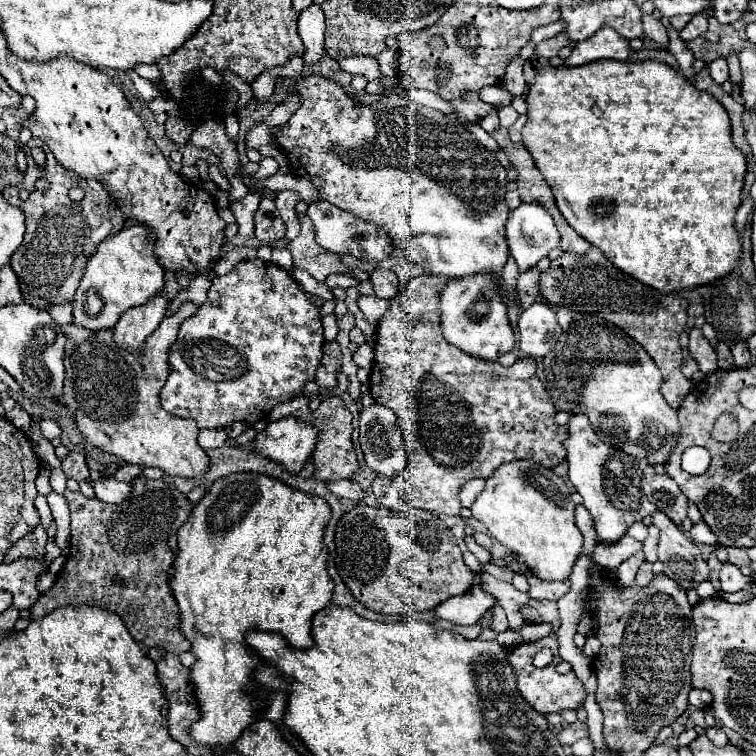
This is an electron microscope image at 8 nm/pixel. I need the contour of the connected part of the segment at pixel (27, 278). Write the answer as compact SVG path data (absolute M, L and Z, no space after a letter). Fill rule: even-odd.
M32 138L24 146L24 152L28 158L24 182L22 185L8 187L2 192L2 196L8 204L18 206L26 214L24 242L18 248L18 254L14 254L10 266L20 280L24 302L28 302L30 306L34 306L38 310L48 310L50 306L74 300L74 292L82 280L82 274L84 274L84 268L86 268L90 256L94 254L94 250L98 248L98 244L102 240L106 240L110 234L116 234L122 230L126 218L118 210L118 206L114 206L112 198L108 196L104 186L100 186L98 180L94 180L94 178L86 180L86 178L78 176L76 172L60 166L60 162L54 158L52 150L40 138ZM32 146L38 146L44 150L44 154L46 154L44 168L34 162L34 158L30 154ZM44 172L46 172L46 180L50 182L50 190L38 192L34 188L34 180L44 176ZM72 186L78 186L86 192L86 196L80 202L72 202L68 198L68 190ZM21 187L30 192L26 201L20 199Z

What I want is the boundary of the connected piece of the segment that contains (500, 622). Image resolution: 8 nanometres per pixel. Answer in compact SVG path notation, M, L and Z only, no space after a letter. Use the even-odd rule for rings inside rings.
M498 603L494 606L494 630L496 630L496 632L504 632L504 630L508 630L506 614L504 610L502 610L502 606Z

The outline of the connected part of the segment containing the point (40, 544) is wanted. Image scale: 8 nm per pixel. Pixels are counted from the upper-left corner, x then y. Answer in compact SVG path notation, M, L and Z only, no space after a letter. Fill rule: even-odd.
M36 526L30 534L26 534L24 538L20 538L4 556L4 562L14 562L18 558L38 558L40 554L44 554L44 546L46 546L48 538L46 538L46 530L42 526Z

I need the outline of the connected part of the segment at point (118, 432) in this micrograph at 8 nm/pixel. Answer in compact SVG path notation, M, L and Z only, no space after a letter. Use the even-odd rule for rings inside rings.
M184 302L180 310L168 318L164 318L158 326L158 330L150 336L150 342L146 342L146 354L138 358L138 354L130 354L116 346L112 340L112 330L100 330L92 332L82 326L62 326L62 330L68 334L66 344L66 378L64 378L64 394L60 398L62 404L74 410L74 418L78 424L78 430L86 436L90 444L96 448L118 456L126 464L138 464L138 466L158 466L168 476L182 476L182 478L194 478L198 474L206 474L210 470L210 458L206 452L198 446L198 424L190 418L176 418L162 410L160 404L160 388L164 386L168 374L170 374L170 344L176 340L180 324L190 318L198 306L194 302Z

